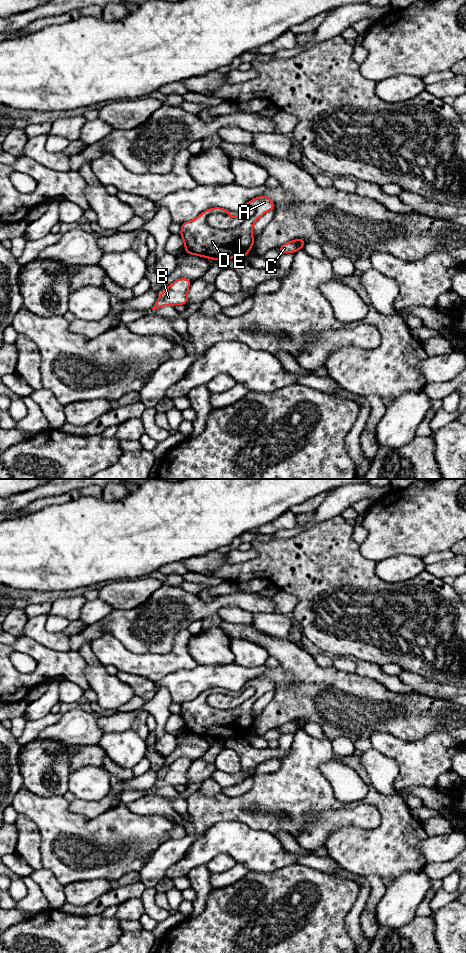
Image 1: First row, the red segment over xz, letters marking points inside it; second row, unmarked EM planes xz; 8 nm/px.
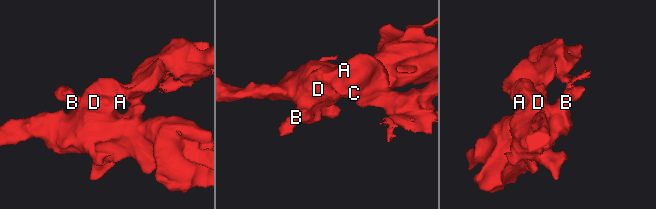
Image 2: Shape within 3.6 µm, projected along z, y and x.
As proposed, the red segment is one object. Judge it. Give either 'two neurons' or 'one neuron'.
two neurons

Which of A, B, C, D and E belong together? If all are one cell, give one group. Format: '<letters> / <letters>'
A B D E / C

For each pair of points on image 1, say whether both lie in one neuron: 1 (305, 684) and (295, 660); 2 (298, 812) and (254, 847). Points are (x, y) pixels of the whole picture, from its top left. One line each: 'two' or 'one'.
1: one
2: two

